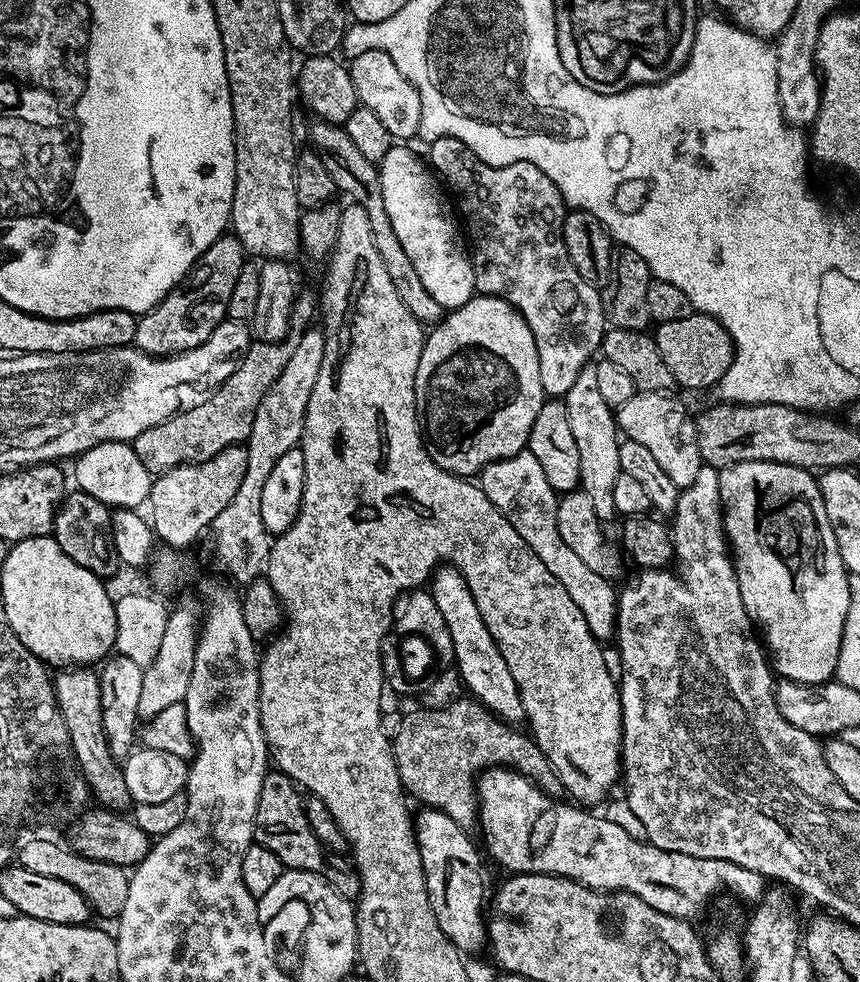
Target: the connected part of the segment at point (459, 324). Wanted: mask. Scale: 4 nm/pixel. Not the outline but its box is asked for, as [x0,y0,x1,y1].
[414,294,546,478]

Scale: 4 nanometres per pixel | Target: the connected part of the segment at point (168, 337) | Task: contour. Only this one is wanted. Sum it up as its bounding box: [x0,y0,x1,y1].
[135,234,246,358]

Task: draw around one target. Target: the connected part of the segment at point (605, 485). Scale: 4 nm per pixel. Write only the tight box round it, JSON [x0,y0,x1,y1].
[562,362,622,522]

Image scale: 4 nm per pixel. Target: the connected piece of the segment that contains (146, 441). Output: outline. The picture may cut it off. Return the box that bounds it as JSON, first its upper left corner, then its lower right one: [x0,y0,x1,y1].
[131,334,299,474]

